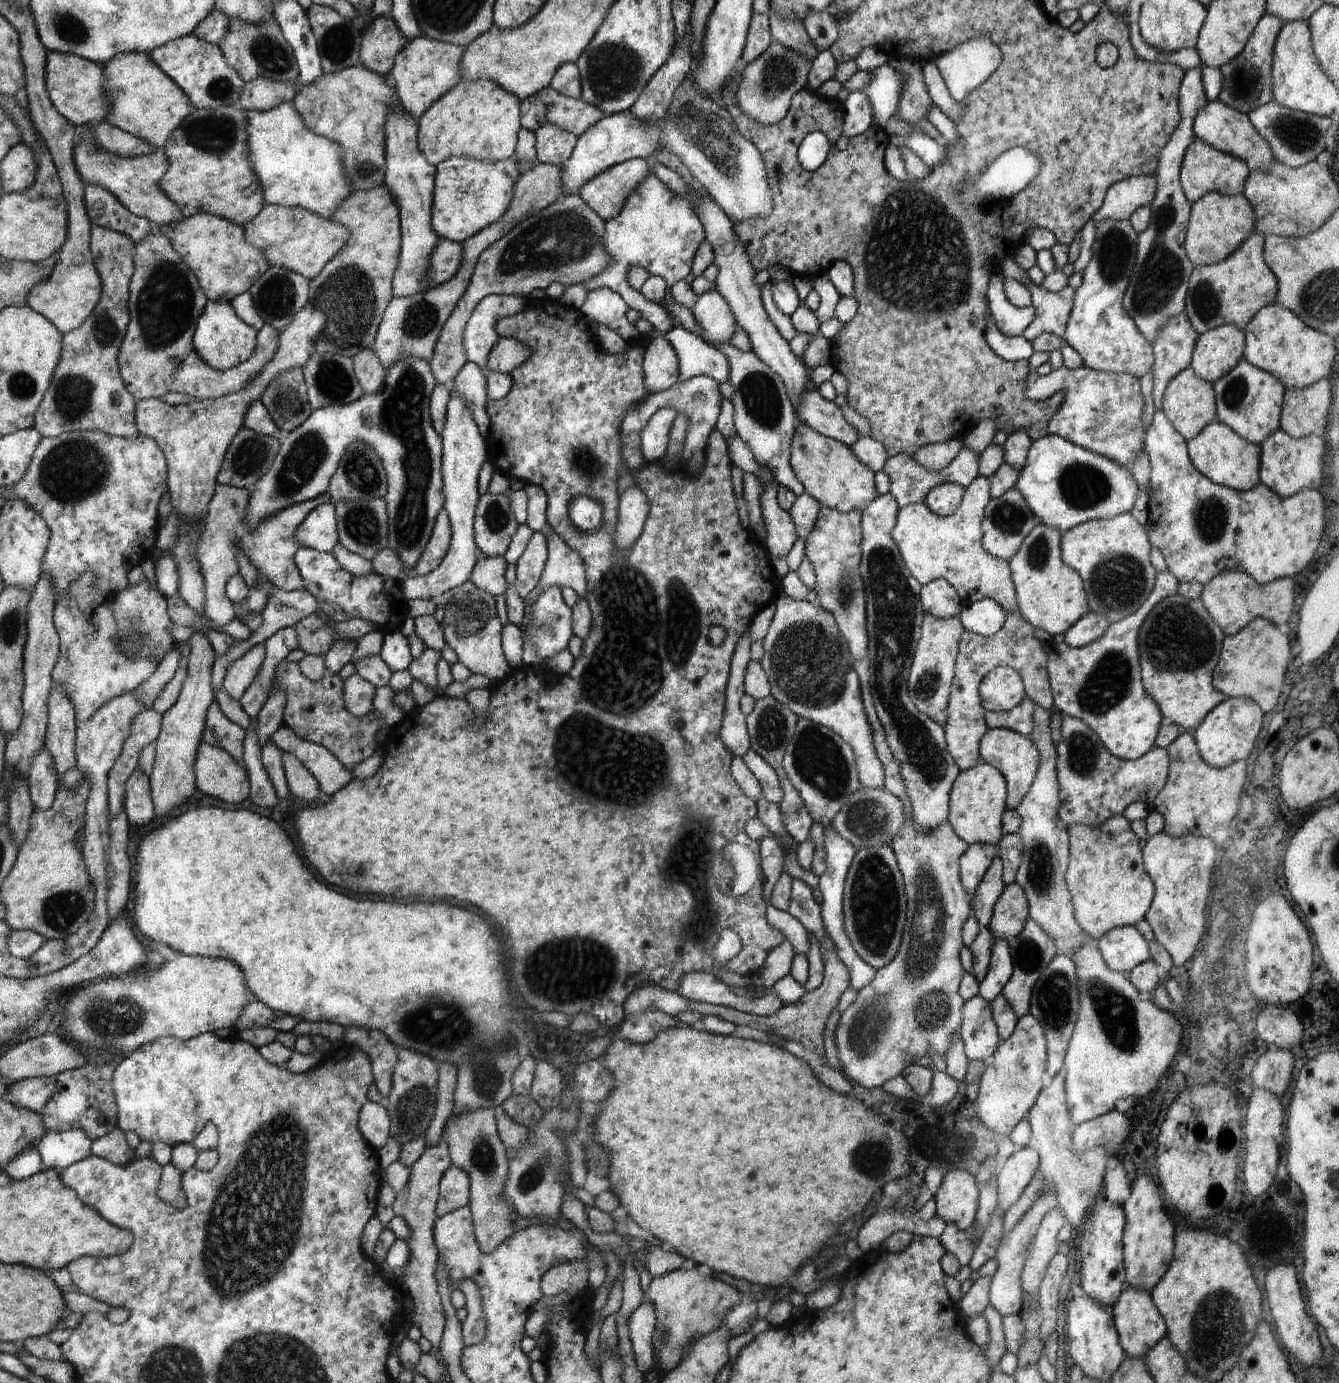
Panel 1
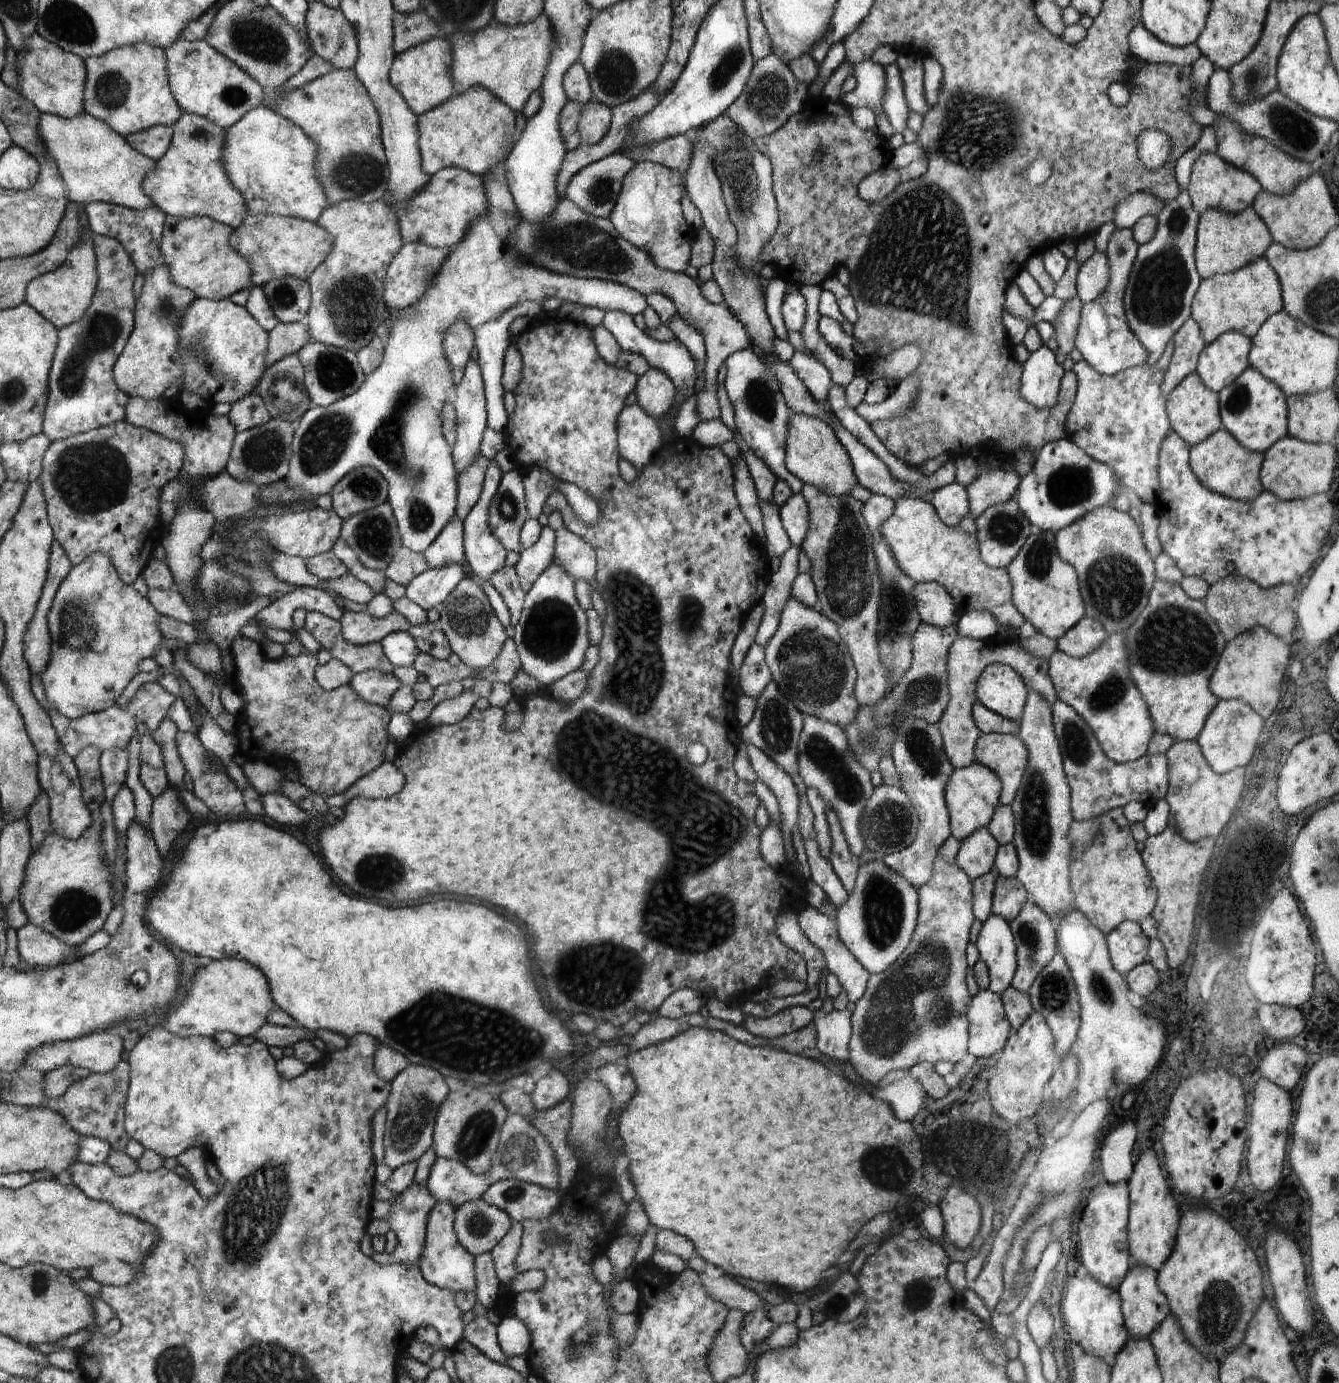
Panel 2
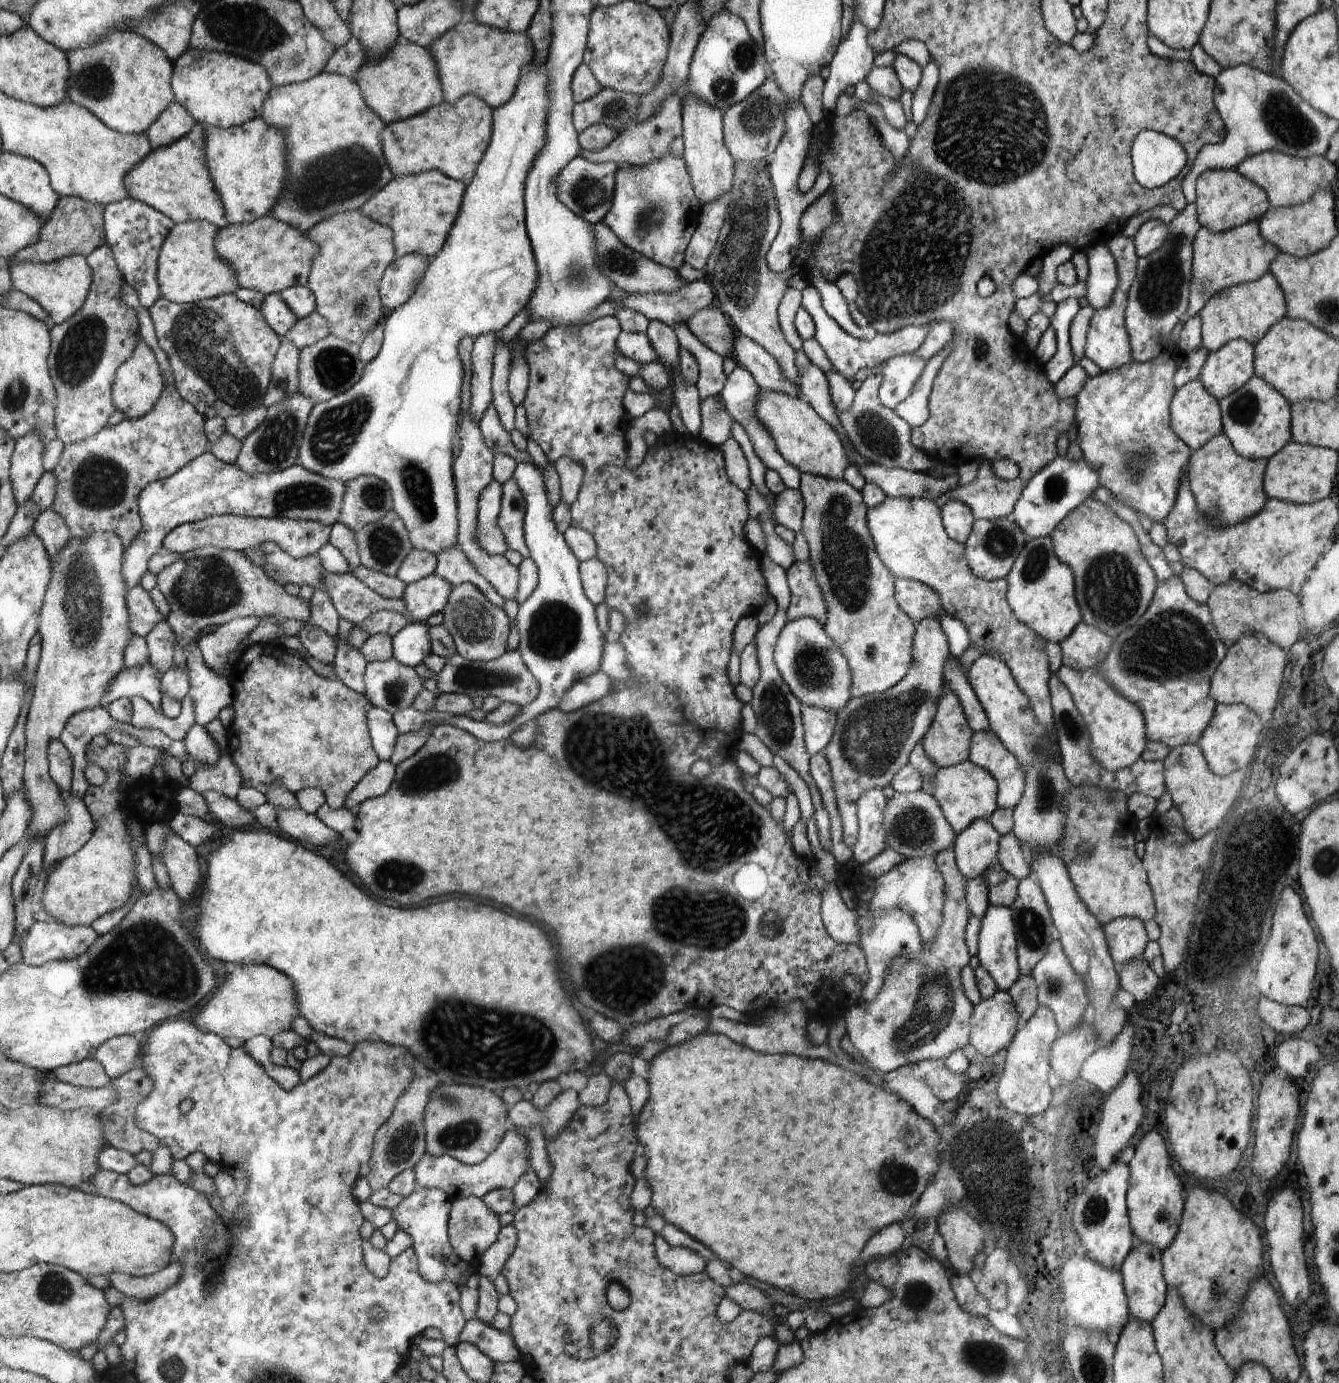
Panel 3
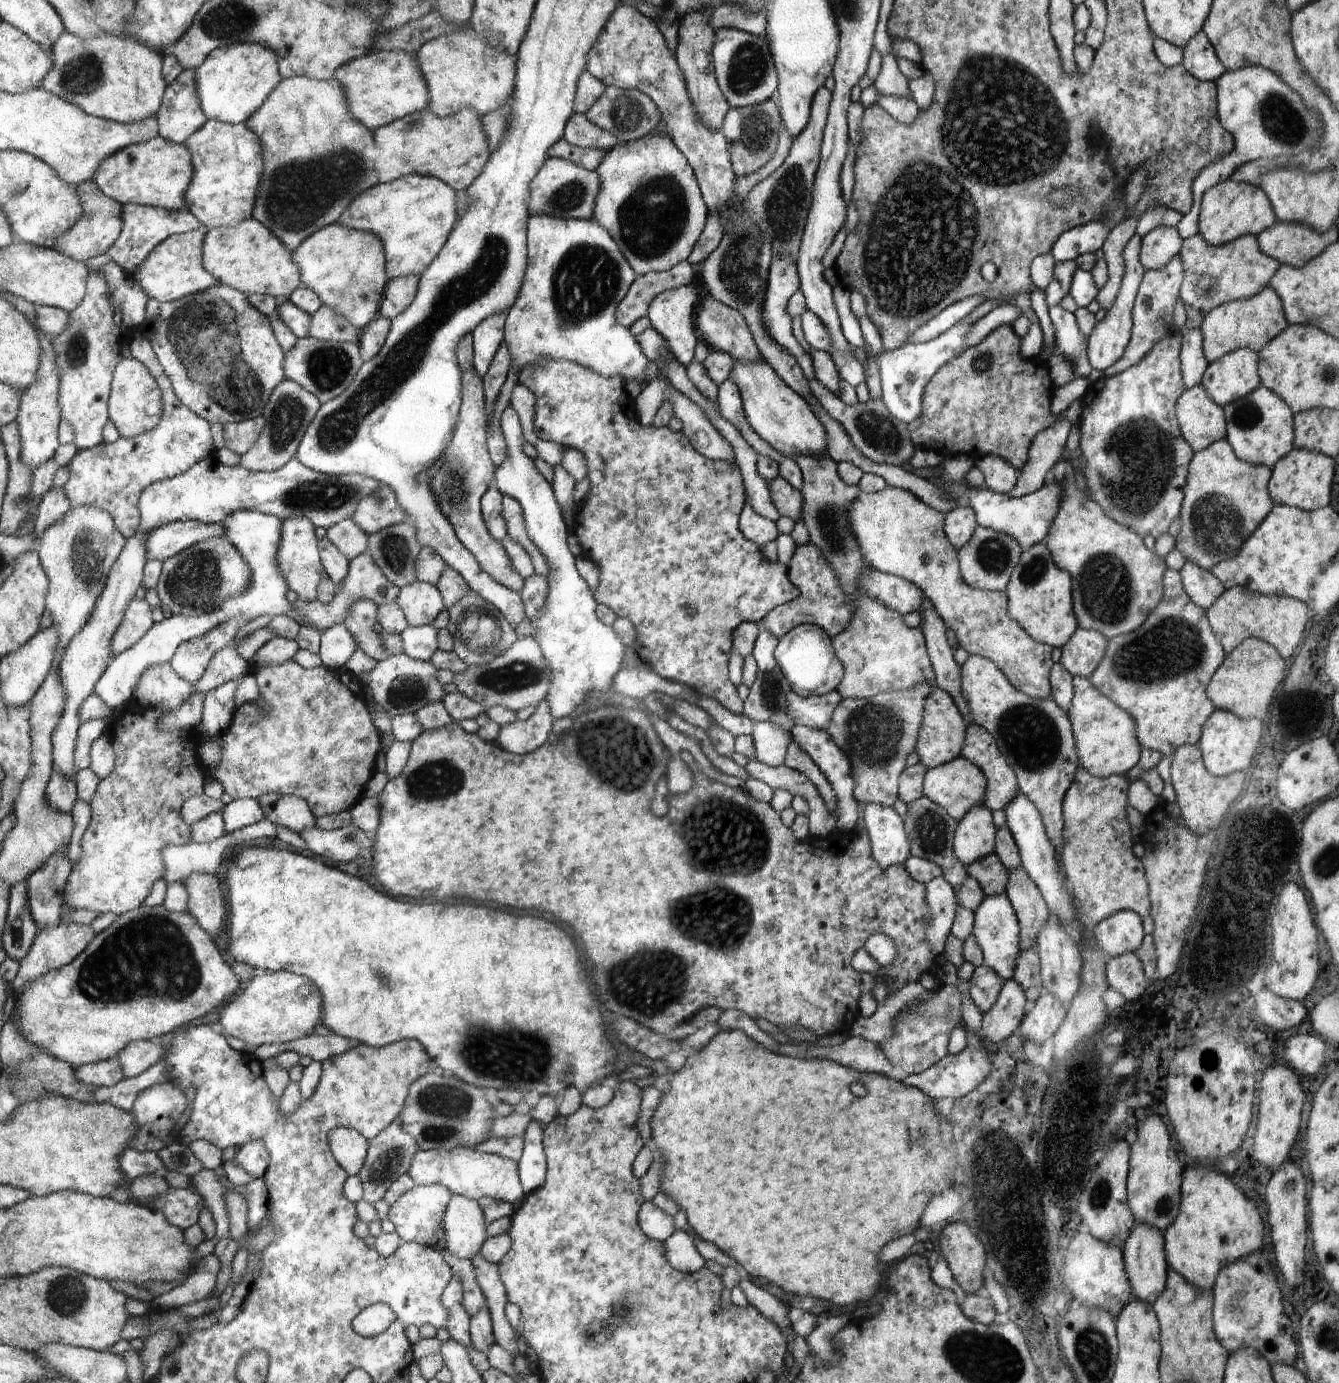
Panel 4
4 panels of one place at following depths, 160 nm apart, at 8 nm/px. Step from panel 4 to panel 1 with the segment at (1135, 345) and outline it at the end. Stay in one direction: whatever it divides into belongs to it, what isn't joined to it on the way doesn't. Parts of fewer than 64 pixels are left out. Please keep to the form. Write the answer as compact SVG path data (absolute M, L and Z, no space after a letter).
M1200 66L1188 70L1179 87L1180 124L1172 132L1168 144L1164 144L1158 154L1158 166L1154 174L1156 194L1149 205L1150 224L1144 232L1137 234L1136 261L1124 294L1123 306L1150 345L1156 340L1158 330L1162 330L1162 326L1168 324L1170 318L1184 311L1188 280L1194 270L1184 248L1191 204L1185 198L1179 177L1184 152L1197 139L1193 128L1196 114L1200 112L1202 106L1206 106L1207 102Z

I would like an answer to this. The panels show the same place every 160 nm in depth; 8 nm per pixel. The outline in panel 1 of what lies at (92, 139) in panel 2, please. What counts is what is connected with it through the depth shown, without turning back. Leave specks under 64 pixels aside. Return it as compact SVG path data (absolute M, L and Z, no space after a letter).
M81 126L78 129L75 142L76 170L80 172L80 178L85 184L96 184L102 188L108 188L118 201L126 206L135 216L150 220L156 226L173 225L178 220L184 220L184 212L180 206L172 201L164 190L160 188L160 180L166 175L170 162L168 156L162 148L156 149L150 154L140 154L139 156L126 157L114 156L104 150L98 150L92 136L88 136L88 127Z

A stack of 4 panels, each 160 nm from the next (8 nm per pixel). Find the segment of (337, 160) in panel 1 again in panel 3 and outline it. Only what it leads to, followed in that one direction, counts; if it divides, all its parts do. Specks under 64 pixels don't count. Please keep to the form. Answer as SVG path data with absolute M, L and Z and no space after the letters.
M261 116L237 127L218 128L203 125L208 136L208 173L212 172L212 183L229 224L254 222L267 216L276 206L279 196L283 194L283 184L287 182L287 142L286 136L269 125Z

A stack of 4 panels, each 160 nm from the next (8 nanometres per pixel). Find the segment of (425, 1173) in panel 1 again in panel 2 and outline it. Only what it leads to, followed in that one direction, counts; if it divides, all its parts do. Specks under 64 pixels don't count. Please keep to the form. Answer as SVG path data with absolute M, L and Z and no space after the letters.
M414 1182L402 1194L395 1195L392 1201L377 1201L372 1204L372 1218L384 1220L392 1232L396 1234L398 1245L392 1254L373 1253L372 1260L378 1264L400 1264L400 1266L414 1266L418 1268L420 1258L424 1254L424 1240L427 1239L428 1214L436 1206L435 1197L432 1196L428 1186L414 1186Z

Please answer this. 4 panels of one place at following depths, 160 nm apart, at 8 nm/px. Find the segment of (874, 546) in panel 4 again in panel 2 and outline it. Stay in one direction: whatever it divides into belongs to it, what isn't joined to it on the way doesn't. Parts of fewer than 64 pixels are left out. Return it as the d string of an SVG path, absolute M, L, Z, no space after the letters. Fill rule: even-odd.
M905 495L895 501L894 512L886 522L882 522L880 534L888 542L892 554L896 556L900 570L916 583L937 581L942 584L950 592L950 596L954 598L957 611L960 614L964 614L970 609L977 612L990 612L998 622L1007 625L1012 631L1024 624L1025 619L1012 602L1012 584L1007 568L991 568L988 564L984 564L984 560L980 558L976 517L972 516L970 510L958 526L947 526L940 520L930 501ZM1034 690L1028 692L1017 736L1028 748L1028 764L1011 805L1016 822L1013 844L1019 861L1016 878L1028 892L1028 900L1056 922L1073 907L1068 837L1073 822L1070 786L1064 776L1063 760L1054 734L1053 706Z

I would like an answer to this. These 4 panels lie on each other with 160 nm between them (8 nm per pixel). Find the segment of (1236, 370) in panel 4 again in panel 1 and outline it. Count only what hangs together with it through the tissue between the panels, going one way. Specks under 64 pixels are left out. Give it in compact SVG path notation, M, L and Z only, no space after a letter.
M1222 324L1200 334L1192 352L1191 368L1208 383L1220 380L1243 358L1244 331L1234 324Z

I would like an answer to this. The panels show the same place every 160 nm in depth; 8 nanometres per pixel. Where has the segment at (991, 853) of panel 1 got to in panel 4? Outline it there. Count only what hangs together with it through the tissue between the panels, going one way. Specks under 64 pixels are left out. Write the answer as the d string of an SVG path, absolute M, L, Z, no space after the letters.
M983 803L975 804L957 821L954 854L964 866L982 860L983 856L995 852L996 831L991 810Z

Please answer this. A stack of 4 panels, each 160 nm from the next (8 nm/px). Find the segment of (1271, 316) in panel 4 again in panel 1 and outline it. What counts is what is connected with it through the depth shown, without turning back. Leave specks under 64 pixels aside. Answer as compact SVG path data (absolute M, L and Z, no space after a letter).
M1253 231L1228 258L1212 265L1194 266L1190 280L1188 280L1188 292L1186 292L1184 313L1194 331L1200 335L1222 324L1234 324L1240 331L1244 331L1248 322L1254 318L1254 314L1262 308L1275 302L1278 284L1276 276L1263 260L1263 243L1265 235Z

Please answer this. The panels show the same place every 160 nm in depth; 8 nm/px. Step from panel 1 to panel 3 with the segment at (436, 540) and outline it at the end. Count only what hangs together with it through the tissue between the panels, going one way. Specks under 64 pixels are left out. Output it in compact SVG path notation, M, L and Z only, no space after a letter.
M452 546L448 550L442 550L436 554L437 566L435 574L444 578L448 584L459 586L463 583L470 583L483 592L496 608L502 608L504 600L496 593L496 590L488 583L488 580L479 574L479 570L472 564L470 558L460 550Z

